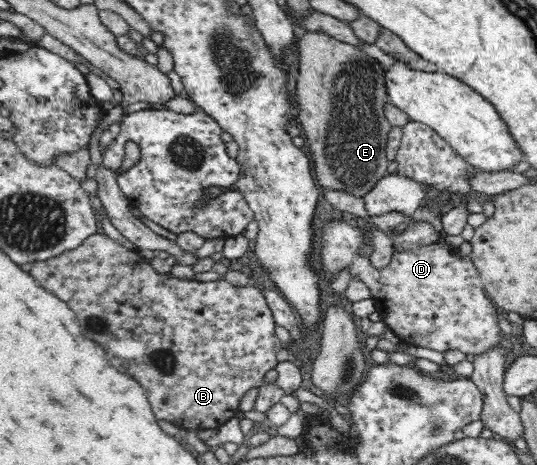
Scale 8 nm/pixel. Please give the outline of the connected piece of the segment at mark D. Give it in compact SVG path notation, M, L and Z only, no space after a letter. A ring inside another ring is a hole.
M329 221L325 223L324 226L324 242L322 243L322 271L326 273L326 277L335 277L340 274L345 268L350 268L350 272L352 276L359 277L371 291L371 297L375 300L375 307L382 314L385 319L387 327L389 327L400 339L402 342L406 344L414 344L426 347L426 349L434 349L434 351L448 351L448 349L458 349L458 351L462 351L469 358L474 355L479 355L480 353L484 353L484 351L488 351L492 345L496 345L498 341L500 341L500 332L505 329L505 319L502 315L502 312L498 309L495 303L486 295L486 290L484 289L484 284L482 284L482 280L480 276L478 276L478 272L475 269L475 265L472 264L472 260L470 258L466 258L463 260L458 259L456 256L456 250L450 249L446 241L439 237L438 234L434 232L432 225L430 223L421 222L418 225L410 224L404 233L400 233L400 235L392 236L393 241L393 256L391 257L391 263L388 267L384 267L382 271L378 271L378 269L374 269L372 265L370 265L370 259L365 256L360 256L358 251L360 251L360 245L362 245L362 230L357 227L352 227L350 224L346 224L346 222L340 221Z

